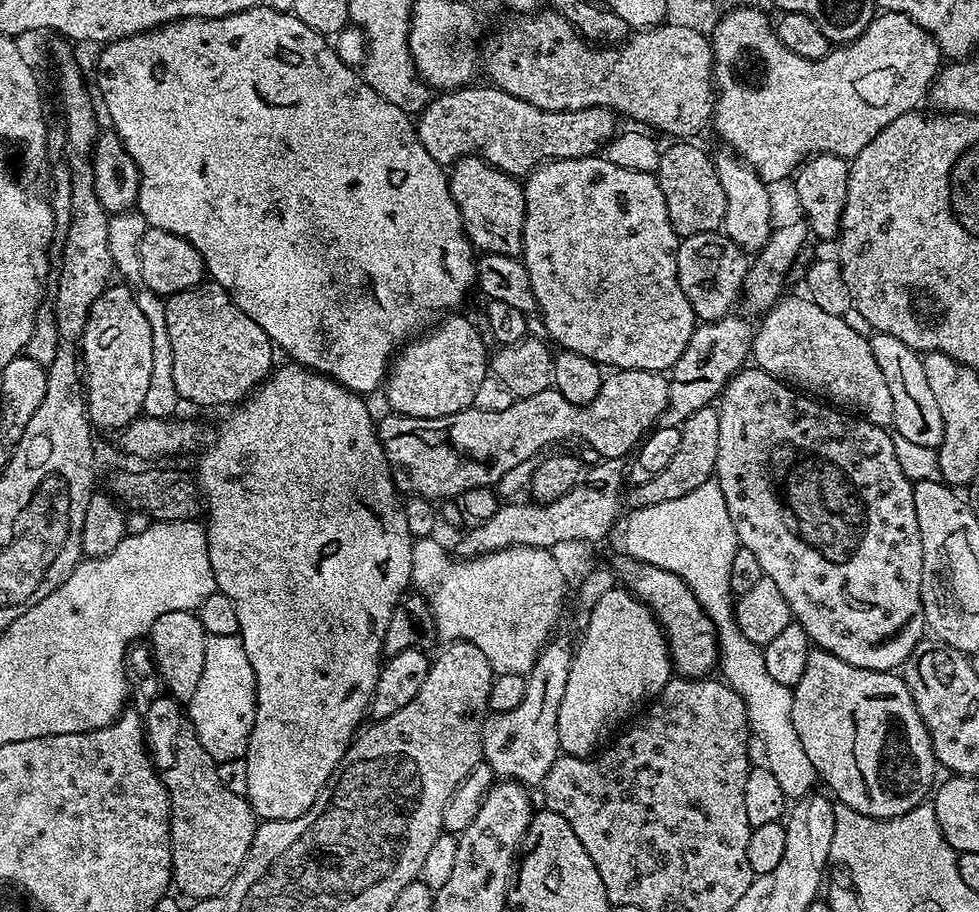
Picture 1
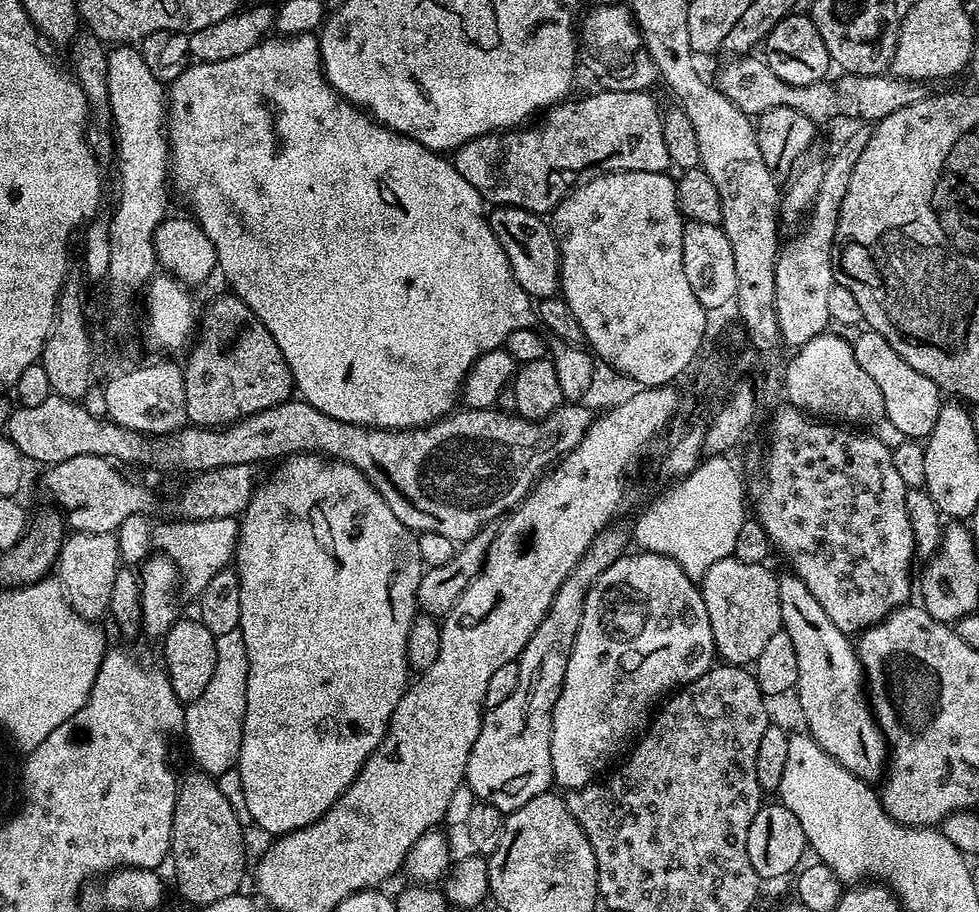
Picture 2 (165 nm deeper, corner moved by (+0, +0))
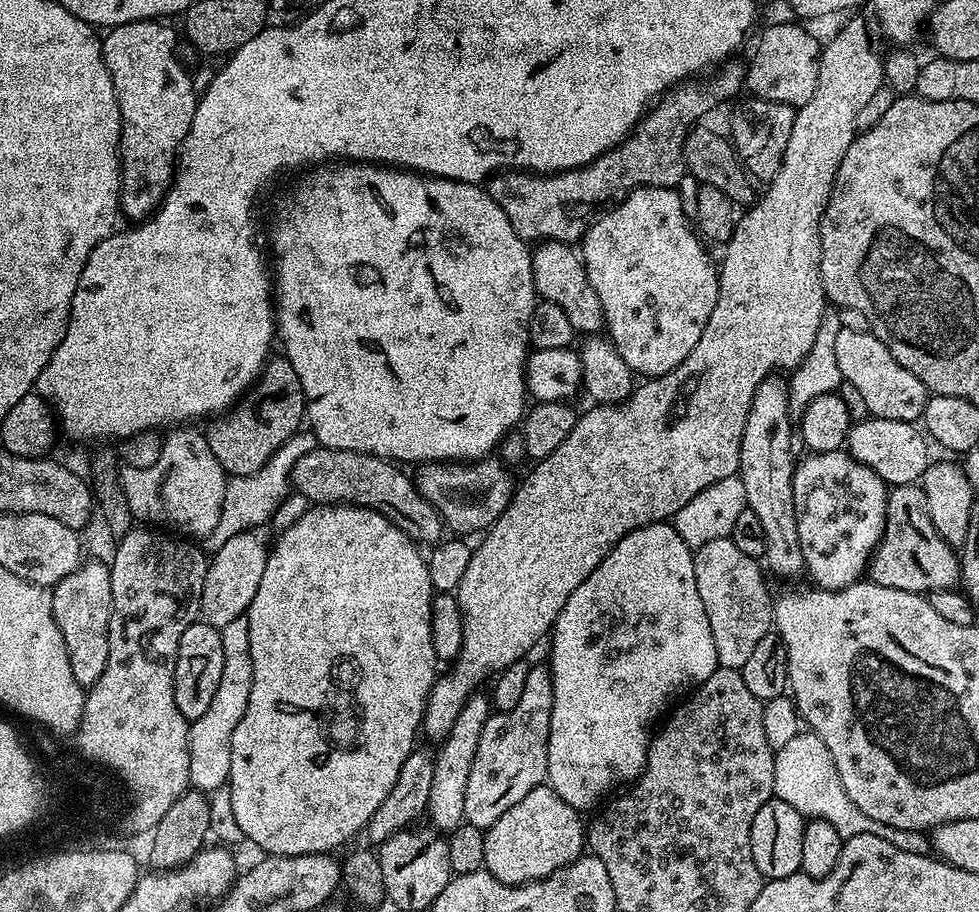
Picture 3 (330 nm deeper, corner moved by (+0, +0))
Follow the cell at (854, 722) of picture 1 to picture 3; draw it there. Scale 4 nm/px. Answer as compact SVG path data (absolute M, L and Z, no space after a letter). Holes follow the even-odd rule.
M767 376L758 386L754 402L750 402L750 414L746 414L746 430L742 430L738 475L742 487L746 489L747 508L754 510L766 534L766 550L762 560L767 571L776 576L796 576L804 572L804 559L802 542L798 542L798 522L794 514L792 489L792 475L796 469L792 460L794 416L788 411L788 385L783 379L776 379L780 378Z

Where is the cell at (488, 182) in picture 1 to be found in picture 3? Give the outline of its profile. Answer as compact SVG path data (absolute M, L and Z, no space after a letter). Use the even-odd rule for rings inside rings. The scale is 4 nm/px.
M557 240L537 243L532 252L532 273L537 297L554 302L554 306L562 306L562 310L566 310L566 318L570 318L570 326L574 326L578 334L600 334L605 331L602 302L598 302L598 294L594 286L590 286L583 255L573 245Z

